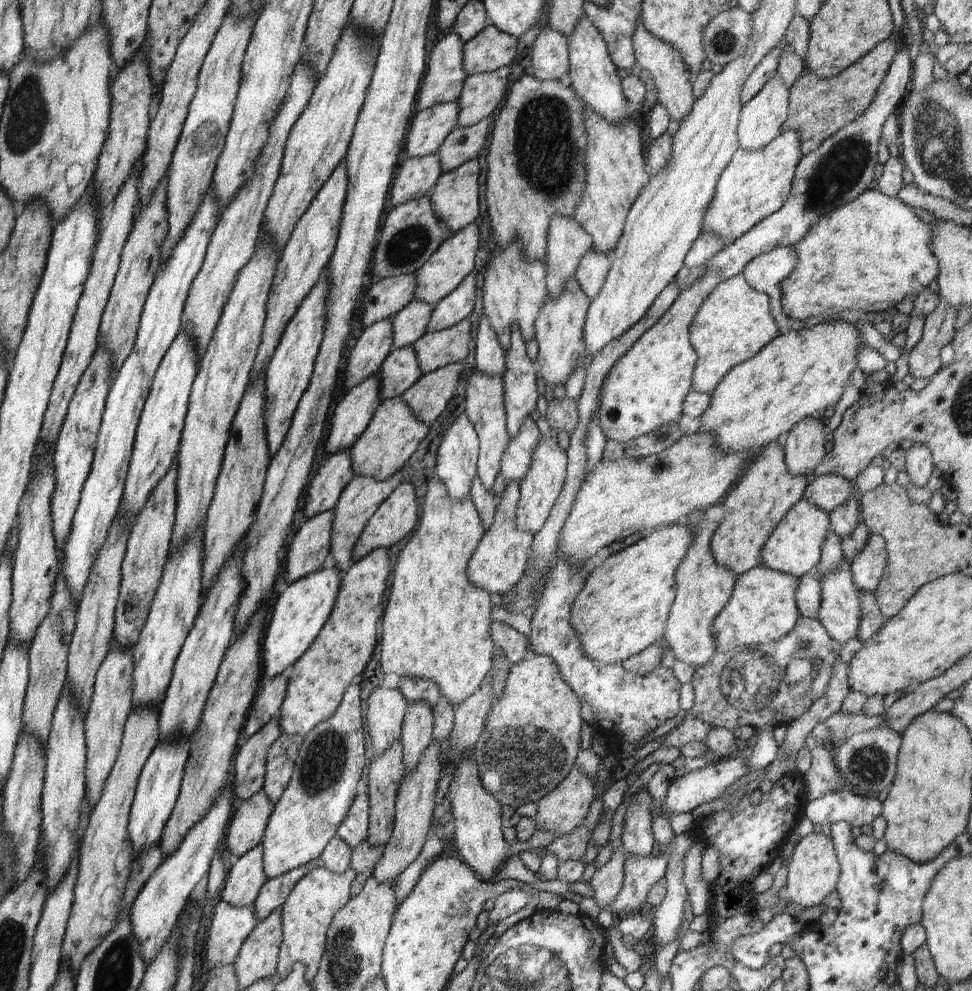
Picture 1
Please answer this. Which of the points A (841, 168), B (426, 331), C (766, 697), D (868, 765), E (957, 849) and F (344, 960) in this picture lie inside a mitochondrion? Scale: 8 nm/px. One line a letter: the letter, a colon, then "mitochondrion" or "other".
A: mitochondrion
B: other
C: mitochondrion
D: mitochondrion
E: other
F: mitochondrion

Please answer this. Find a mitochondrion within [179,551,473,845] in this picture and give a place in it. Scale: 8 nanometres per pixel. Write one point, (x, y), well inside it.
(323, 762)

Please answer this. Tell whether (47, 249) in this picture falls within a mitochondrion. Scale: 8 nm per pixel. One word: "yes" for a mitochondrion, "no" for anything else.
no

